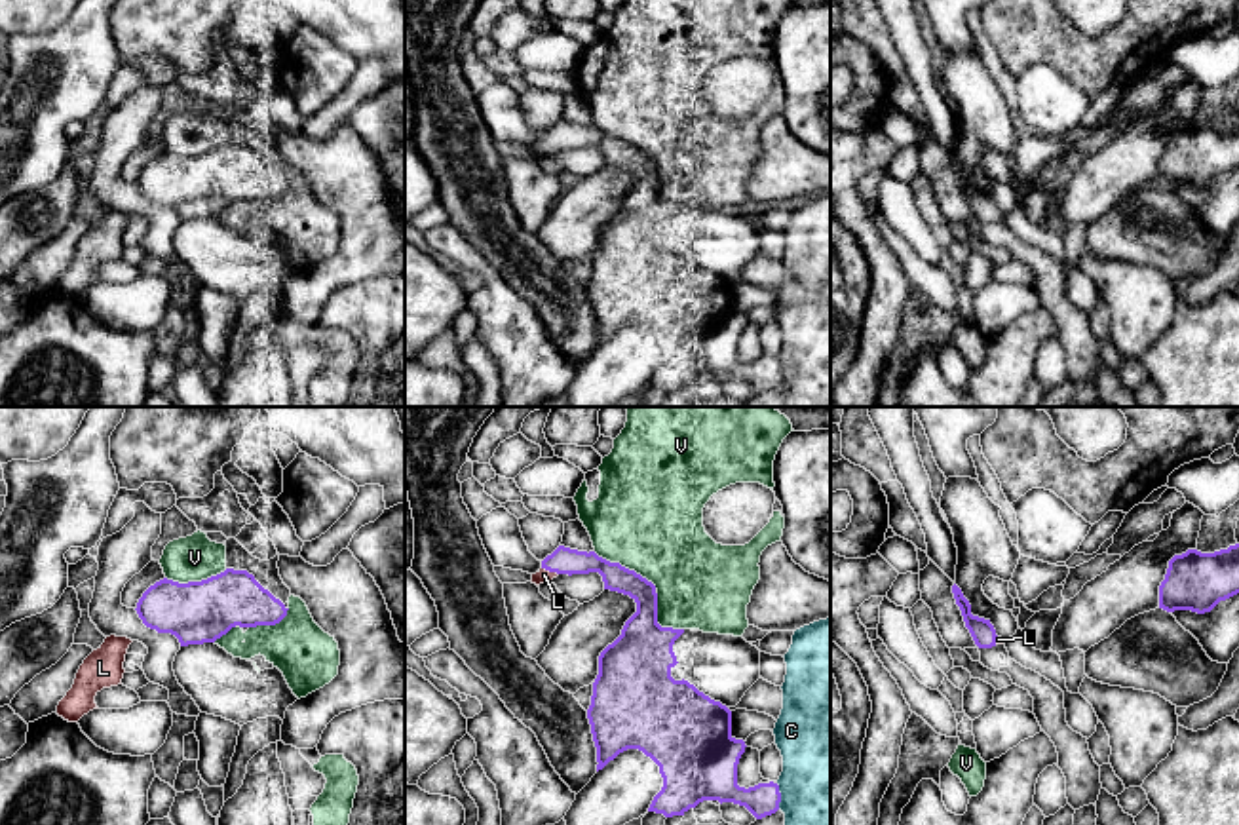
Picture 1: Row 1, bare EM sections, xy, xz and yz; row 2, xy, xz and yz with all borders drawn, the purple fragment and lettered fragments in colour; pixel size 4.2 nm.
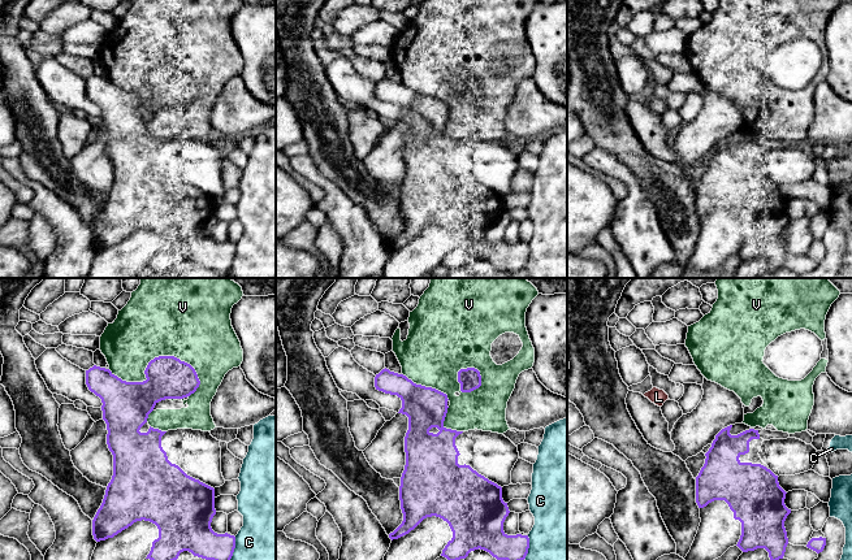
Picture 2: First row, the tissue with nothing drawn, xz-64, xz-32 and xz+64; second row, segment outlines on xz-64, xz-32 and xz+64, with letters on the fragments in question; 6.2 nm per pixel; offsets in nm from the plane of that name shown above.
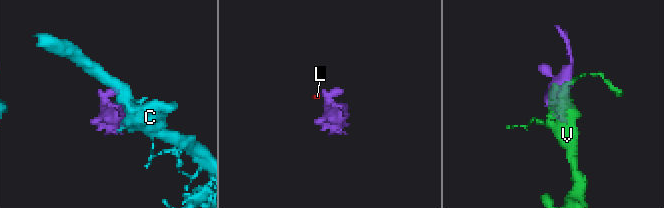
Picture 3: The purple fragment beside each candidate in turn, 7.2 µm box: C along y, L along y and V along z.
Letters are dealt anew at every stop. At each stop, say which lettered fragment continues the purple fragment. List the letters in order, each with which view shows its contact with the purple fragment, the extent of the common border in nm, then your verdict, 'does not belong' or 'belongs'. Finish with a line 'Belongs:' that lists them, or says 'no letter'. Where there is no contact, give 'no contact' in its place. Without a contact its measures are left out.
C: contact in xz; length 110 nm; does not belong
L: contact in xz; length 80 nm; belongs
V: contact in xz; length 320 nm; does not belong
Belongs: L

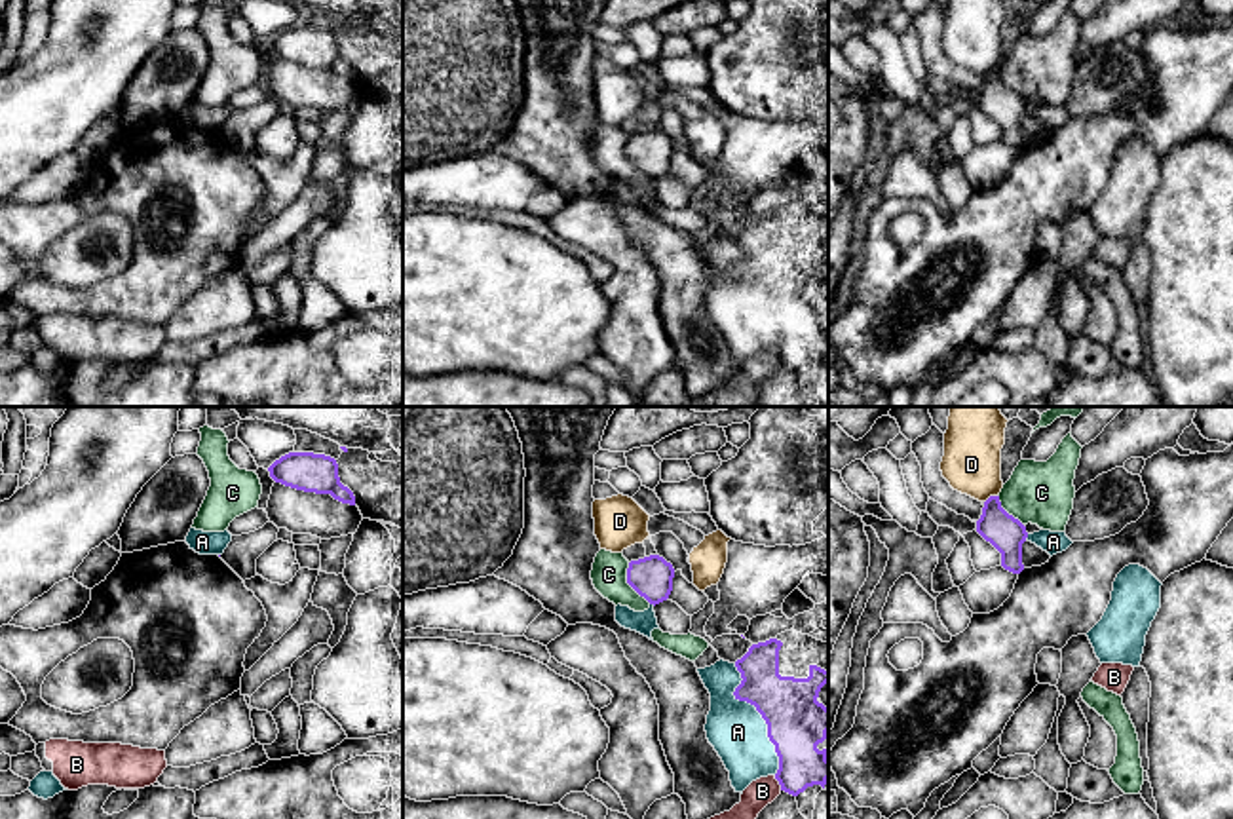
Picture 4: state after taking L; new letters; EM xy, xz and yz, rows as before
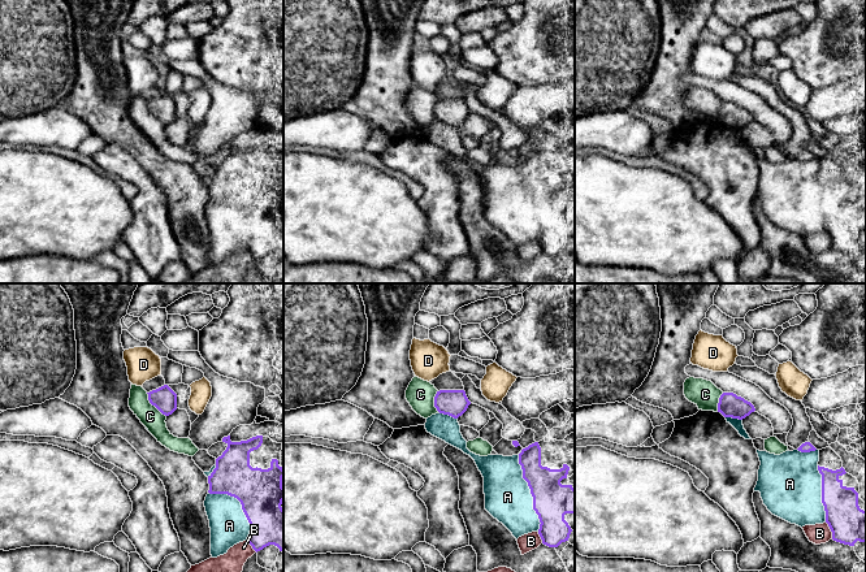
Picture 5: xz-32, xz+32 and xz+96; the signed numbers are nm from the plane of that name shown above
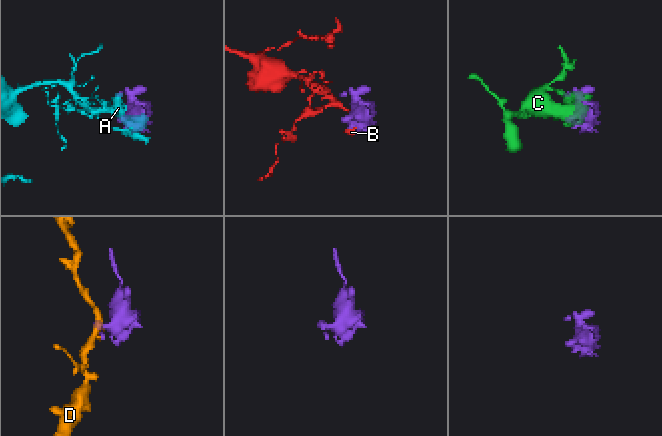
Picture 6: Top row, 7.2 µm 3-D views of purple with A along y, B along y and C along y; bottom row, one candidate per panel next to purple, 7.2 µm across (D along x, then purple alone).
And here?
A: contact in xz; length 500 nm; does not belong
B: contact in xz; length 70 nm; does not belong
C: contact in xz; length 200 nm; does not belong
D: contact in yz; length 70 nm; does not belong
Belongs: no letter

